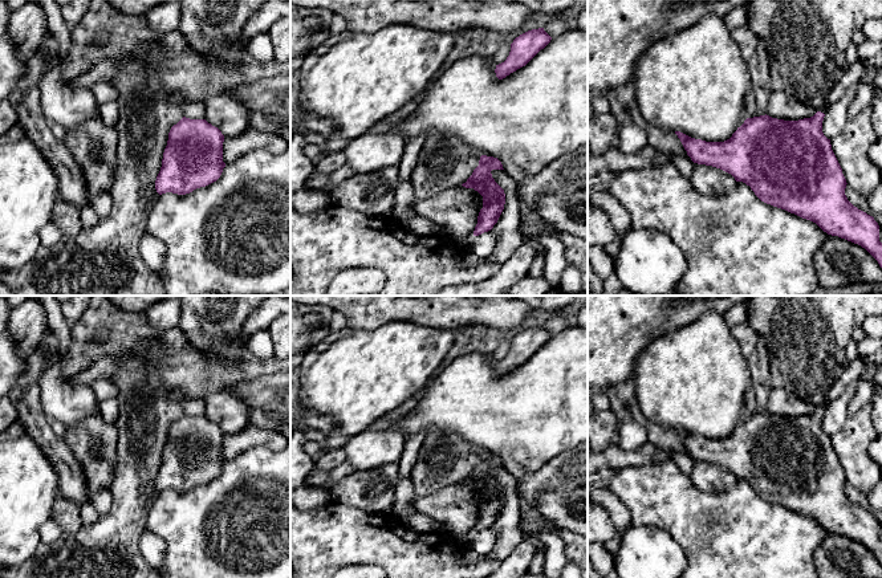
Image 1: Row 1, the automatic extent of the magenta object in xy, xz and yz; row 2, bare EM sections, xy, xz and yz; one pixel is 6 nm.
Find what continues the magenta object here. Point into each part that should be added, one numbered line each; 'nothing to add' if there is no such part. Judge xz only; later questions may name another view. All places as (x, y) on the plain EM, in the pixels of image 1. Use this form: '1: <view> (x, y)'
nothing to add

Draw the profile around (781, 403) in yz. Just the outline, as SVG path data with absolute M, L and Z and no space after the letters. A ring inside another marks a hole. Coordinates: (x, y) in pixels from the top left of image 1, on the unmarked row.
M773 387L769 392L767 412L784 418L810 415L817 407L805 403L783 388Z

